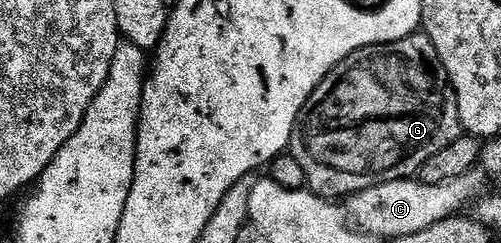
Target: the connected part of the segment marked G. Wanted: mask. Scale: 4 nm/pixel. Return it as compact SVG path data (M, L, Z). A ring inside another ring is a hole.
M417 32L397 42L383 42L380 46L367 46L361 50L355 50L345 62L338 63L322 80L322 84L318 84L318 88L302 108L300 119L296 122L296 130L292 134L290 152L294 156L294 160L298 160L298 164L302 164L302 172L306 172L307 189L320 198L347 200L366 188L374 188L378 184L386 184L403 178L411 179L413 176L419 175L422 164L426 164L426 160L430 160L430 156L442 152L442 148L446 148L446 144L454 144L454 140L458 140L460 137L462 137L462 127L458 116L458 100L452 83L448 81L446 68L441 64L430 36L423 32Z

